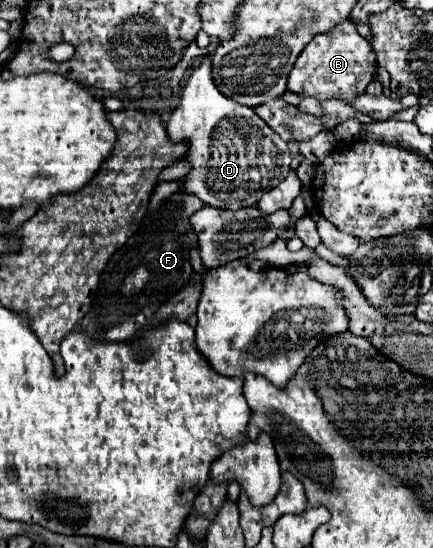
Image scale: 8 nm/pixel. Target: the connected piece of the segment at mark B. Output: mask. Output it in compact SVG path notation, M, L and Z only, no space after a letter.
M346 19L344 23L338 23L330 33L316 35L302 49L302 55L296 59L288 75L288 89L304 97L350 101L354 99L354 95L366 91L368 83L374 79L376 69L378 63L374 49L362 35L358 35L356 25Z

